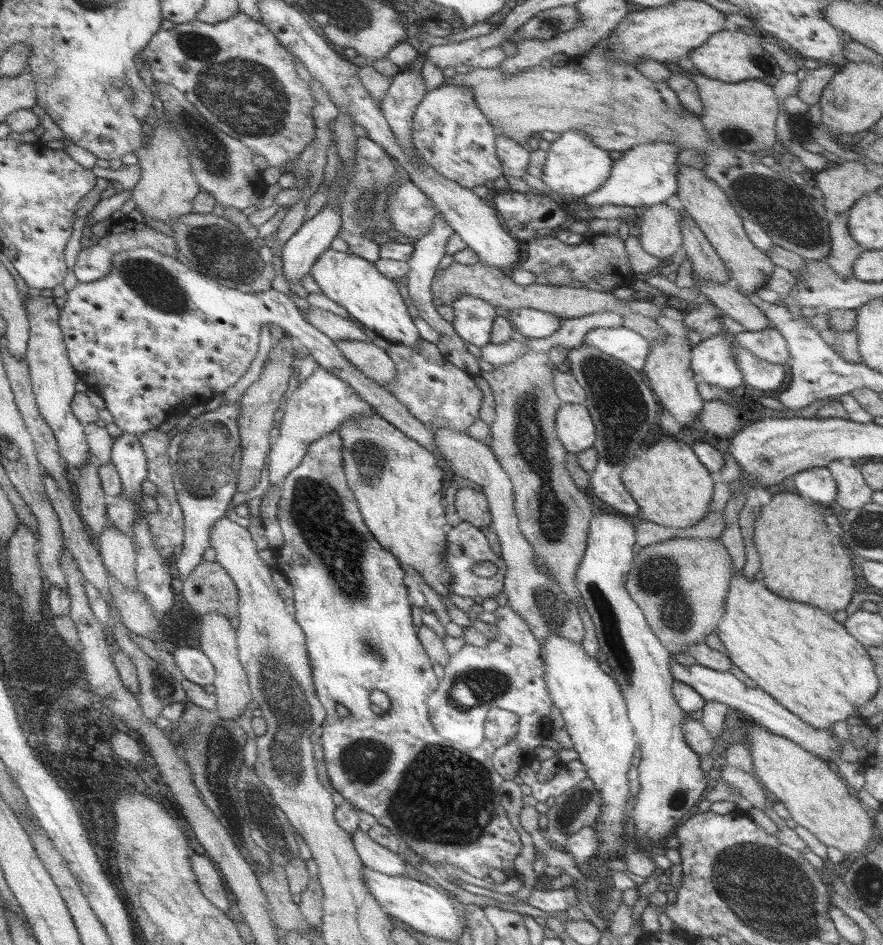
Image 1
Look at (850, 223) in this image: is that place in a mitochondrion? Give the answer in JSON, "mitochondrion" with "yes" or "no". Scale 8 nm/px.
{"mitochondrion":"no"}

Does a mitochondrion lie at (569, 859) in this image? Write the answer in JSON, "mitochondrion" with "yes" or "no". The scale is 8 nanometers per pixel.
{"mitochondrion":"no"}

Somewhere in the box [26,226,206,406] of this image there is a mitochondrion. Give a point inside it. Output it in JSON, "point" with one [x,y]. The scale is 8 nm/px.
{"point":[154,285]}

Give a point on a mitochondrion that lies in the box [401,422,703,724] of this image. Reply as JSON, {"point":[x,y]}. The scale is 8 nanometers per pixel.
{"point":[473,686]}

